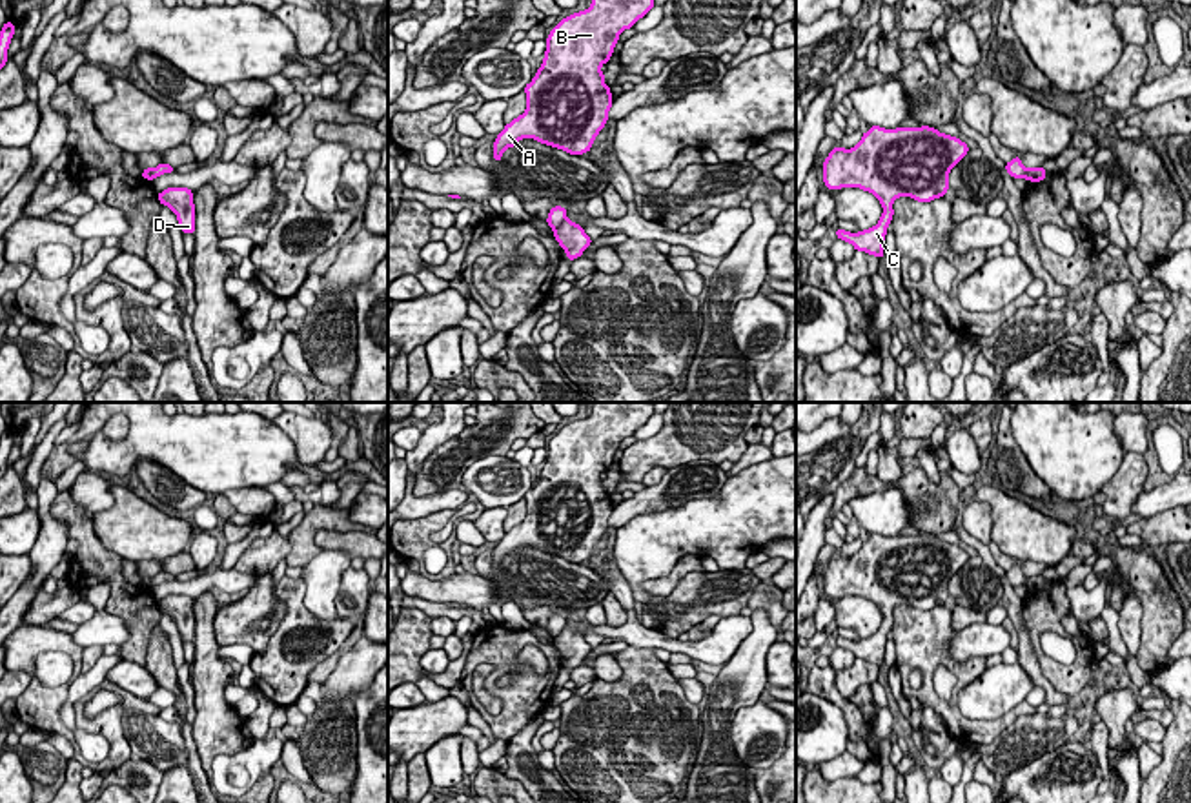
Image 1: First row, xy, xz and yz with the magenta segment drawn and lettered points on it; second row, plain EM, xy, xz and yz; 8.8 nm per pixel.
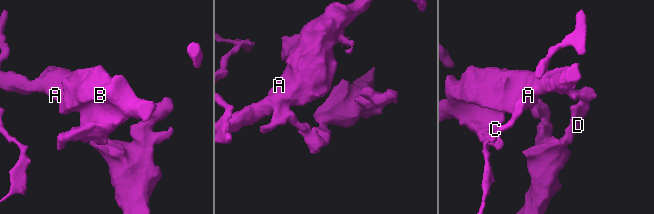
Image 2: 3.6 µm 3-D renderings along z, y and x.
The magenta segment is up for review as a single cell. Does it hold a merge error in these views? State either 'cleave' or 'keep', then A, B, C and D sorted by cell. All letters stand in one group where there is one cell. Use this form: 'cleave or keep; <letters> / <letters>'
cleave; A B C / D

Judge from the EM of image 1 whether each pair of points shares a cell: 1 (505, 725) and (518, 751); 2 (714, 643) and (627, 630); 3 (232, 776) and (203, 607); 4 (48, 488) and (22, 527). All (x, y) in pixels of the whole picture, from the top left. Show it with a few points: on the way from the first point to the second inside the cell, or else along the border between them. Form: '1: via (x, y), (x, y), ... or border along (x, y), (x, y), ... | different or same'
1: border along (541, 709), (507, 742) | different
2: via (692, 647), (649, 640) | same
3: border along (254, 740), (219, 754), (210, 783) | different
4: border along (39, 510), (39, 538), (28, 552) | different

